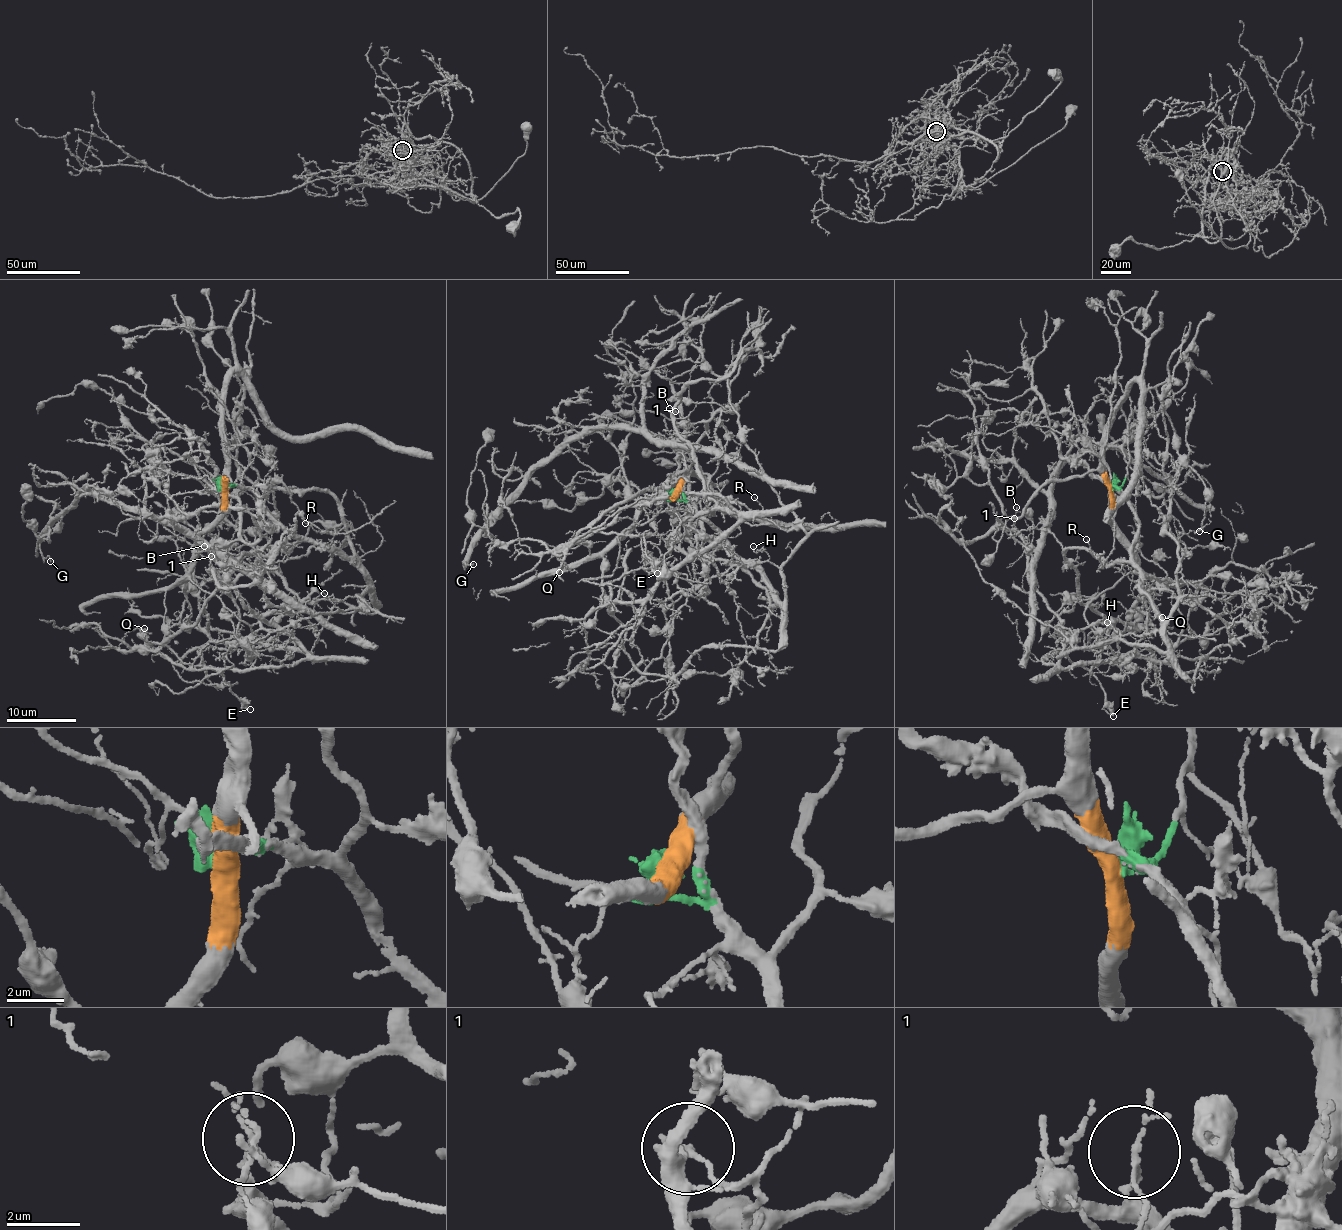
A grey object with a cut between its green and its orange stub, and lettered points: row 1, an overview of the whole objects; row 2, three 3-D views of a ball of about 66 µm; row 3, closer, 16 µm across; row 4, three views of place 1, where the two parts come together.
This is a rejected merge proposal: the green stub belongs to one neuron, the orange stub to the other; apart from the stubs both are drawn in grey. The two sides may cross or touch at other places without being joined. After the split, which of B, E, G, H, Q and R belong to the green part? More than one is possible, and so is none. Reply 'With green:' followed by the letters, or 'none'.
With green: E, H, Q, R

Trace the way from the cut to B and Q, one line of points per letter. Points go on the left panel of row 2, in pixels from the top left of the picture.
B: (223, 490), (222, 480), (227, 476), (227, 492), (241, 511), (238, 537), (213, 545), (223, 576), (203, 546)
Q: (223, 490), (255, 494), (287, 536), (267, 554), (245, 553), (192, 624), (161, 643), (146, 641), (145, 629)

